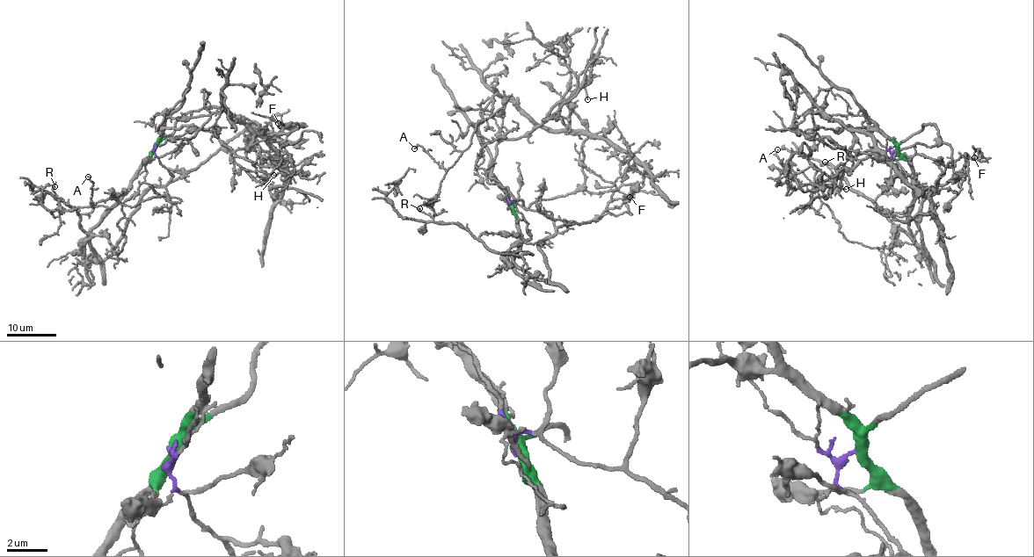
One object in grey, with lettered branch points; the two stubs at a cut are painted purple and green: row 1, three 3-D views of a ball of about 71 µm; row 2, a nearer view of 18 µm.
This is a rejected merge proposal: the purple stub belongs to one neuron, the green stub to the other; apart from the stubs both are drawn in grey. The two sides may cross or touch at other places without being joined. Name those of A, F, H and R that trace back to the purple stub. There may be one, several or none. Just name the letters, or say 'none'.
A, F, R

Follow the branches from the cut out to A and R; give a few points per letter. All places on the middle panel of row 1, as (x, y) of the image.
A: (511, 206), (553, 220), (538, 245), (545, 279), (433, 220), (445, 170), (414, 148)
R: (511, 206), (553, 220), (554, 234), (538, 245), (547, 279), (419, 207)

